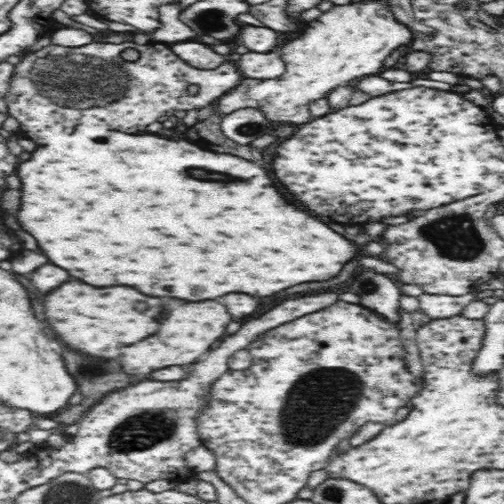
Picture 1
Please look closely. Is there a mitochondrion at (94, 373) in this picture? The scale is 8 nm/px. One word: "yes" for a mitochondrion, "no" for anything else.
yes

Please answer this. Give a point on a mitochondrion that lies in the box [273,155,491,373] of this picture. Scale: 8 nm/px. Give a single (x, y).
(454, 237)

